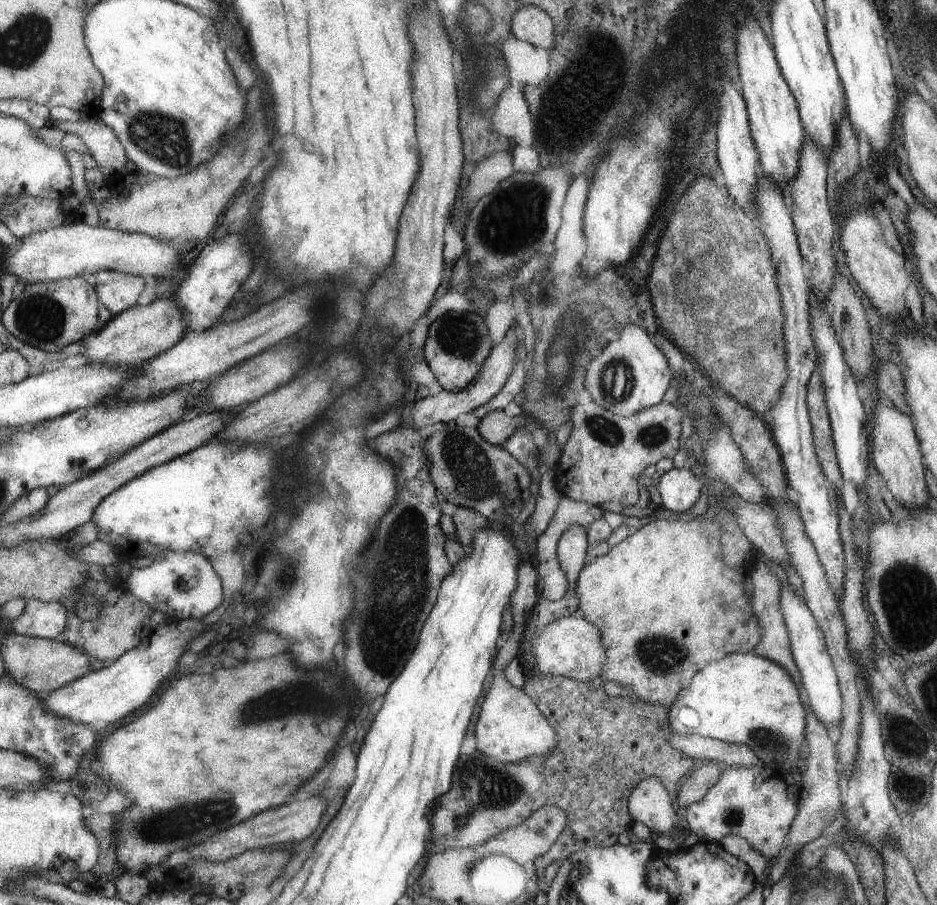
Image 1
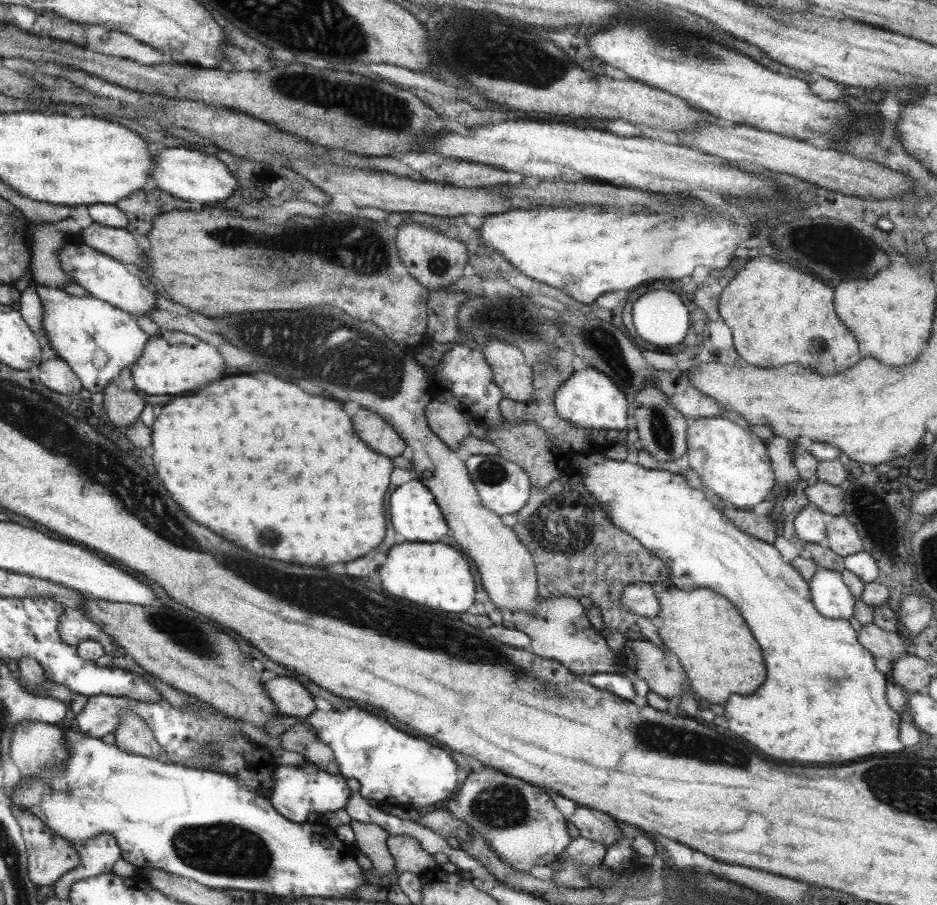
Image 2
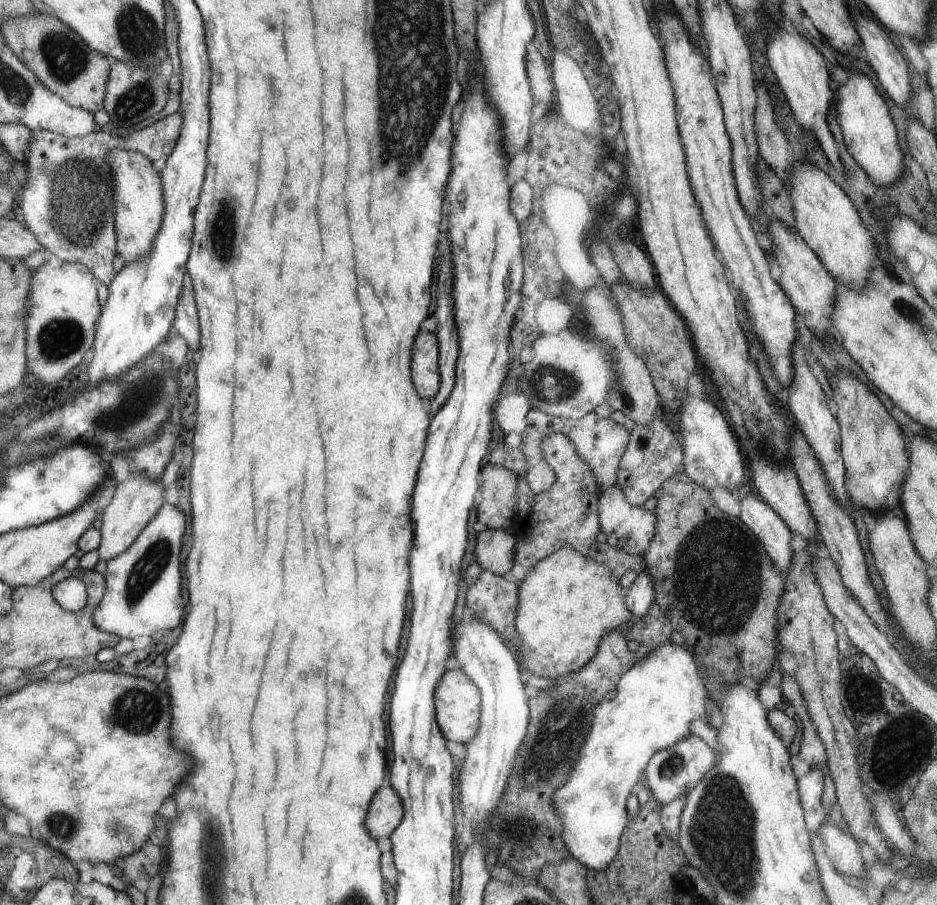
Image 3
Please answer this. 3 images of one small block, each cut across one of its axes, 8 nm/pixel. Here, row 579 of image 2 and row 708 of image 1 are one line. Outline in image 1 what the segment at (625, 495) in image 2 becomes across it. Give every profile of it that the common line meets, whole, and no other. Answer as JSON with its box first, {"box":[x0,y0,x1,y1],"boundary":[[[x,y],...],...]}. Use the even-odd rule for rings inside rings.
{"box":[666,652,808,768],"boundary":[[[750,652],[729,653],[704,665],[666,714],[671,732],[744,744],[753,750],[762,765],[779,768],[788,761],[795,766],[802,760],[801,745],[808,744],[808,712],[801,702],[796,682],[779,663]]]}

